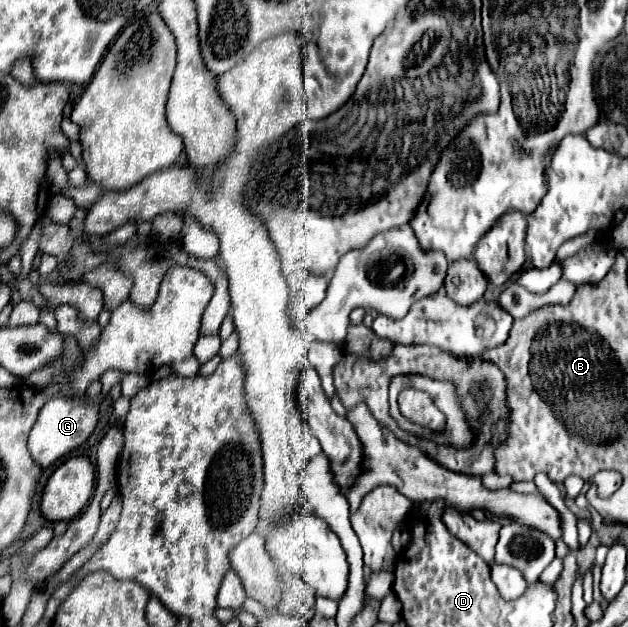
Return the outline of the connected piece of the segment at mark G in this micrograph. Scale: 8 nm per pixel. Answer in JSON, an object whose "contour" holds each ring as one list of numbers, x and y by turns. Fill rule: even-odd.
{"contour":[[51,398,37,416,37,422,29,434,29,452,35,462,43,468,55,464,59,458,69,454,71,450,79,448,87,442,93,434,99,418,99,404,87,404,85,400,71,400,71,398]]}

